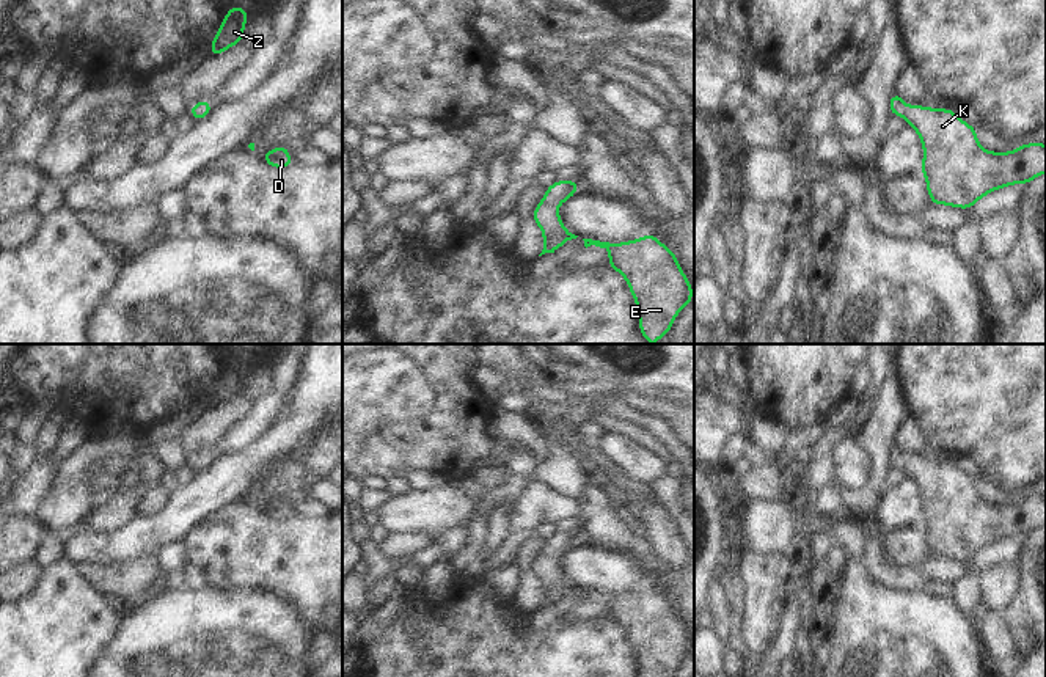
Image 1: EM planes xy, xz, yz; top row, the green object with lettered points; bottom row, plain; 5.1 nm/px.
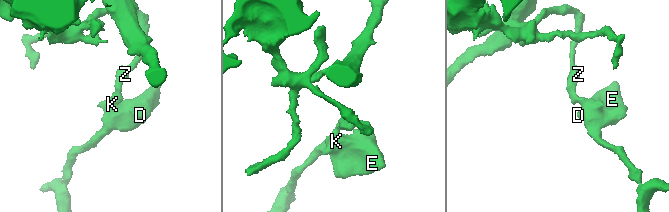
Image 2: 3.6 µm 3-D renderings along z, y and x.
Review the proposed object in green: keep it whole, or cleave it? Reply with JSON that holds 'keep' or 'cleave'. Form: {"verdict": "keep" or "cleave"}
{"verdict": "keep"}

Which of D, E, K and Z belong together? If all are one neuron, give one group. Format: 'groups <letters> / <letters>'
groups D E K Z

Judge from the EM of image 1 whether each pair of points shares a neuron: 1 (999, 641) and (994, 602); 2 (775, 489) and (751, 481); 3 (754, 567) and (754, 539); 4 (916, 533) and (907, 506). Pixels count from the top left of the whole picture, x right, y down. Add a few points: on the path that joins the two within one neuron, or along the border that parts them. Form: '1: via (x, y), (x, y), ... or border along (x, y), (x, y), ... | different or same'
1: border along (990, 610), (1002, 614) | different
2: via (768, 484), (757, 484) | same
3: border along (745, 548), (762, 555), (784, 553) | different
4: border along (919, 522), (891, 530), (883, 539) | different

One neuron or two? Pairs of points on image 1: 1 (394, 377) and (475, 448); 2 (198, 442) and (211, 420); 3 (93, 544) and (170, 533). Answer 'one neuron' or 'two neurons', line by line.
1: two neurons
2: one neuron
3: one neuron

